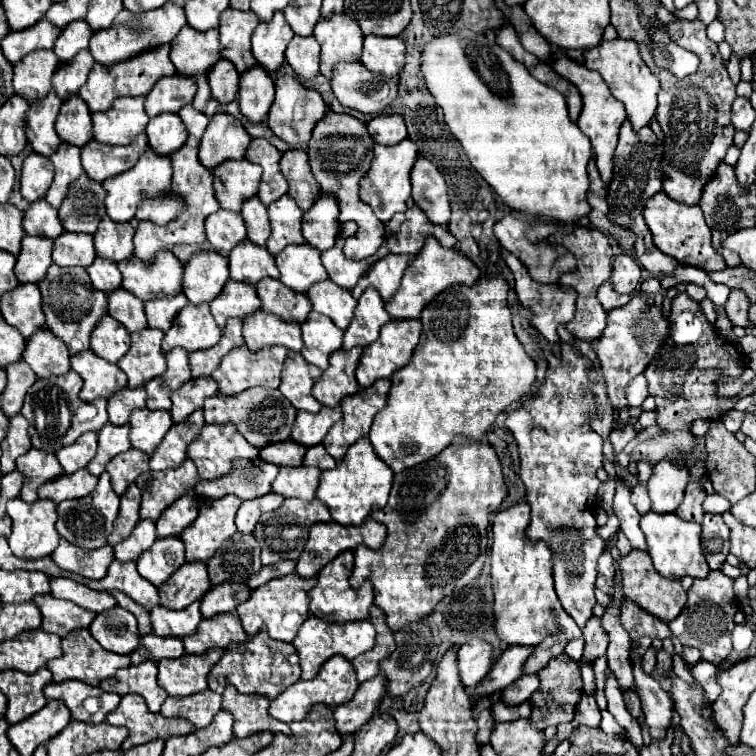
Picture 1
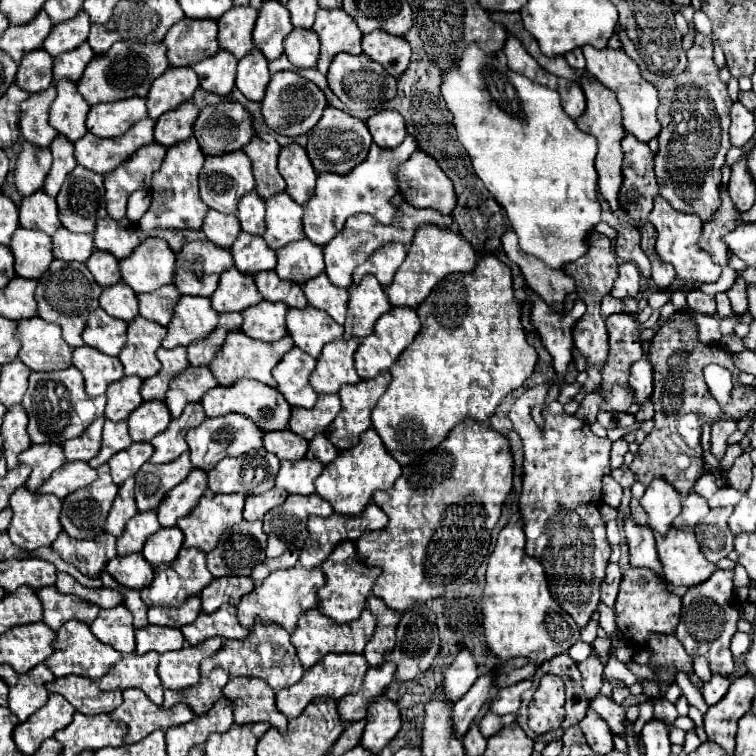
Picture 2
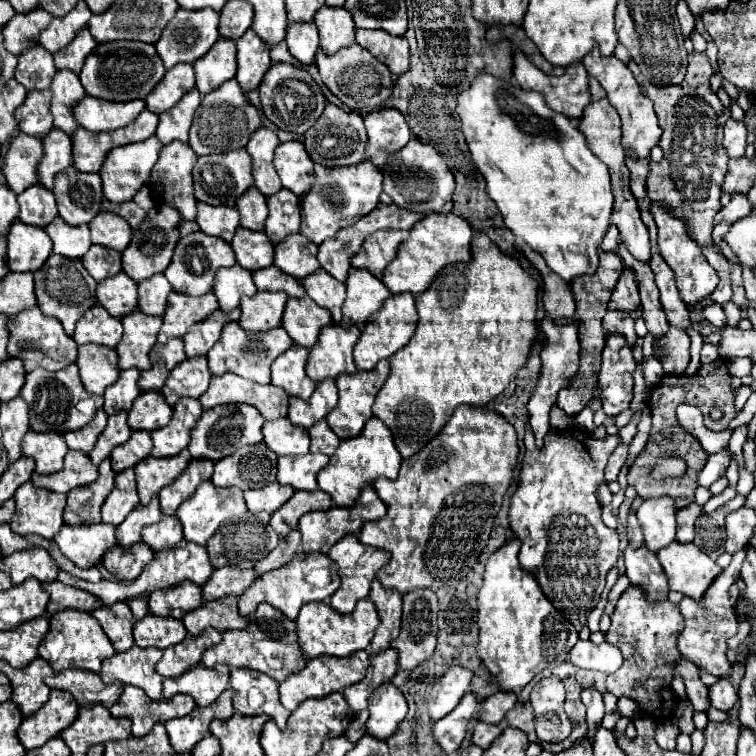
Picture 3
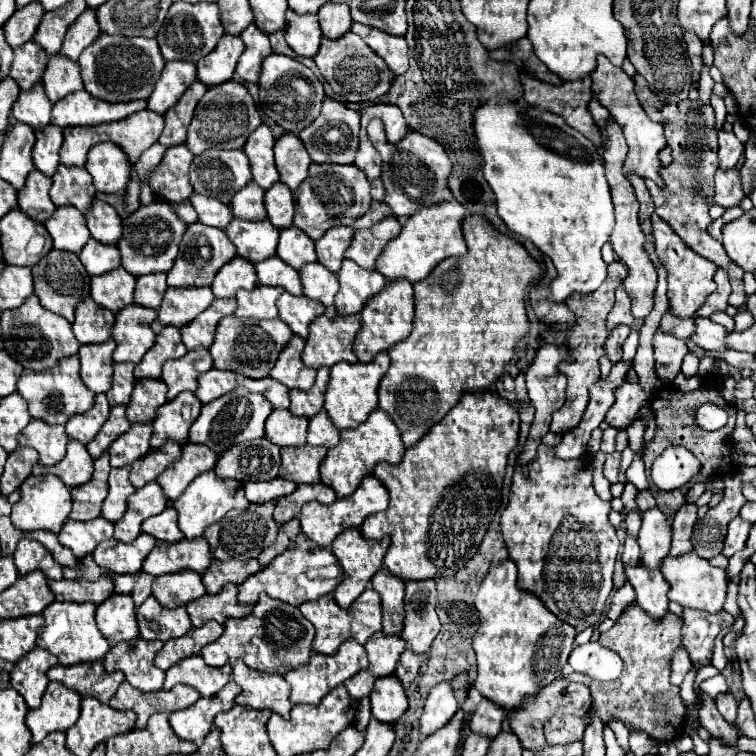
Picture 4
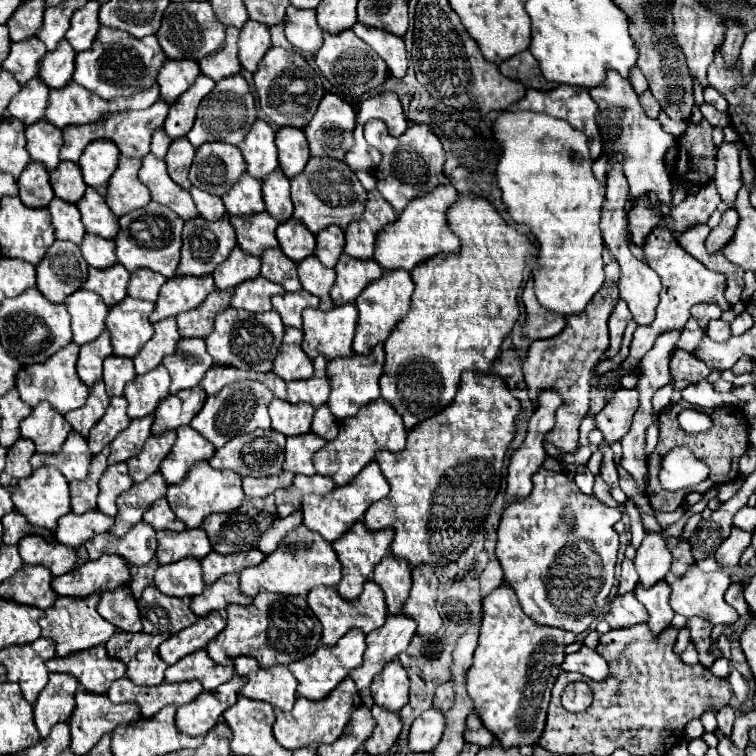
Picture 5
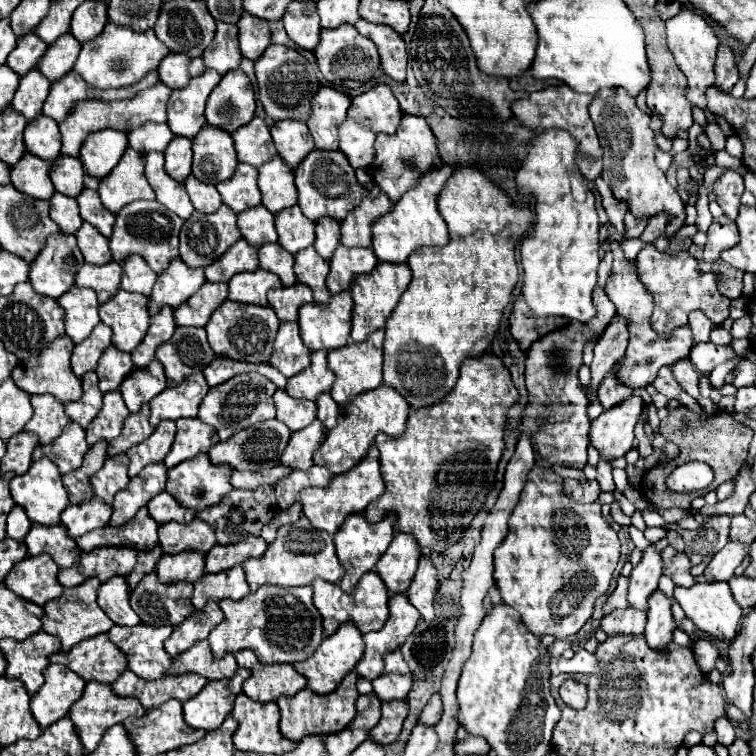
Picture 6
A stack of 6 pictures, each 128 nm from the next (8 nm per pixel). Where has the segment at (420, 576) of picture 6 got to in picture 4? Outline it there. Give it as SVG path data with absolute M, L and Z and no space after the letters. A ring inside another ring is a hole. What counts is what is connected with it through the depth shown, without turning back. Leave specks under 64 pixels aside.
M412 580L412 584L406 584L404 608L406 618L400 636L416 654L424 654L440 632L440 620L436 614L436 580Z

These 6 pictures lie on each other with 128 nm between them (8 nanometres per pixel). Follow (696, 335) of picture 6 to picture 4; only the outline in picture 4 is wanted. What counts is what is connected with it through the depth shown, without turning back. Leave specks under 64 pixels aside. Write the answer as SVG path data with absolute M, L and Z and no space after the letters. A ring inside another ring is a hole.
M718 268L716 276L714 276L714 282L718 284L718 288L704 300L704 304L696 310L698 316L704 316L708 318L712 312L718 312L718 310L726 310L728 308L728 296L730 296L730 282L728 282L728 276L722 268Z

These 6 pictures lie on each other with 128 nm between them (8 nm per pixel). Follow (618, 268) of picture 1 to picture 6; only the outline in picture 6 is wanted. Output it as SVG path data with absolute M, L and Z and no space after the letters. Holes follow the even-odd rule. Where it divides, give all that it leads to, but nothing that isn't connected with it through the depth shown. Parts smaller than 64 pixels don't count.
M616 316L612 320L612 324L608 324L608 328L604 330L602 338L598 340L596 348L594 348L594 360L590 364L590 390L596 394L600 382L604 380L604 376L612 370L612 364L616 364L624 352L626 352L626 344L628 344L628 330L626 330L626 322Z

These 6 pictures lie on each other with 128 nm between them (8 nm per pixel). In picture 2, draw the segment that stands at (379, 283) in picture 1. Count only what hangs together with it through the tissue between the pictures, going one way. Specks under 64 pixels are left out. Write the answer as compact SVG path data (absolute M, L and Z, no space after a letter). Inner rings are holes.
M400 242L384 244L384 248L378 248L364 264L360 264L360 268L356 268L354 282L358 284L366 274L372 274L378 278L378 282L382 286L388 286L398 270L398 266L404 262L404 258L406 258L404 244L400 244Z

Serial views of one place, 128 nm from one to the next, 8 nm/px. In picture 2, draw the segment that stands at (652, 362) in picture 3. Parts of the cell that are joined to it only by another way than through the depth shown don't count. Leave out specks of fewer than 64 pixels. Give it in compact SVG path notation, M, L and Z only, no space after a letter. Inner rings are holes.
M642 356L636 364L632 364L632 374L630 374L630 386L634 388L634 398L638 404L646 402L652 394L652 374L654 374L654 368L652 368L652 362Z

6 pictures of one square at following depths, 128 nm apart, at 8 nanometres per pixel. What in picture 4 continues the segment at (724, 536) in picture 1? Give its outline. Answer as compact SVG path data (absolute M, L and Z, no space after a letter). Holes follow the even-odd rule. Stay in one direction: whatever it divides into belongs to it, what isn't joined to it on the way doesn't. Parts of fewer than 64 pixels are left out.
M728 476L724 478L724 482L726 482L726 490L724 490L722 502L718 506L710 508L706 512L706 516L696 522L692 533L694 552L706 560L710 560L712 556L722 552L726 526L732 518L738 516L738 510L744 504L744 496L740 492L740 482L732 484Z

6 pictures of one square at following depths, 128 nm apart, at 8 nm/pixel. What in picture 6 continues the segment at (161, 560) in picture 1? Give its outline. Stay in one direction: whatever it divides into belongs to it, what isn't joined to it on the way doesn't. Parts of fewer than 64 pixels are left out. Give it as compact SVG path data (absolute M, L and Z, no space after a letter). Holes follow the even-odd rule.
M168 492L156 494L148 502L148 512L158 524L166 524L172 520L180 524L188 524L196 516L196 512L188 512L188 508L180 508L180 504L176 504L174 496L168 496Z

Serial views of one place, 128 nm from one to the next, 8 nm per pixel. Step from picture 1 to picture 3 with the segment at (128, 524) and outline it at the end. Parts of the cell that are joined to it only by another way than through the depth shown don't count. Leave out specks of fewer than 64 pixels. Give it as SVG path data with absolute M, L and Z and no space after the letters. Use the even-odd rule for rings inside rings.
M128 468L124 472L118 472L114 478L114 488L108 494L108 500L102 508L102 522L108 524L122 524L124 518L138 506L138 492L136 492L136 480L134 470Z

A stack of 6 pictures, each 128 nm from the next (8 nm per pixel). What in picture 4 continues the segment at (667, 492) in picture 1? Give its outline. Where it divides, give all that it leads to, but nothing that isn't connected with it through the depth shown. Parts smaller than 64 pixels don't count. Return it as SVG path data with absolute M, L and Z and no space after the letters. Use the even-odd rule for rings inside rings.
M658 508L646 510L642 518L642 528L638 534L638 544L640 544L640 564L646 568L660 568L662 558L668 556L670 552L670 522L664 512Z

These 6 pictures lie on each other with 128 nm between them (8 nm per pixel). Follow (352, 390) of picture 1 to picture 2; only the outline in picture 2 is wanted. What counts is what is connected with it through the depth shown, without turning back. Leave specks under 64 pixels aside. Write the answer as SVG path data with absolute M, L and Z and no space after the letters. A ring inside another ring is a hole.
M334 340L332 344L326 344L322 348L322 354L316 358L316 368L310 374L310 384L318 394L320 392L336 394L340 390L340 386L360 382L360 376L356 374L356 368L354 368L354 352L356 352L358 344L360 344L360 340Z

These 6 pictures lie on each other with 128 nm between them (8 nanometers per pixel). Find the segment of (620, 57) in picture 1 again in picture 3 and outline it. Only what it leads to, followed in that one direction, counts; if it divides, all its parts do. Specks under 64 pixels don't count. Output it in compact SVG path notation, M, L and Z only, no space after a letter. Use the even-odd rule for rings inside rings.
M594 50L592 54L588 54L584 58L584 66L586 66L588 74L594 76L600 82L600 86L606 90L606 96L608 96L610 104L620 114L620 120L622 120L622 144L626 148L626 156L630 156L634 160L650 158L650 150L660 142L662 128L658 126L654 108L652 108L652 100L642 92L636 78L628 70L628 66L622 64L614 56L612 58L602 58L598 54L598 50Z

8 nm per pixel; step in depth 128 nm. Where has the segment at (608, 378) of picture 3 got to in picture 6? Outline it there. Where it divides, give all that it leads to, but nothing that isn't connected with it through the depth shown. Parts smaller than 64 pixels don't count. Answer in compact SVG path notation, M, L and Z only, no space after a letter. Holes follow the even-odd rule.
M632 396L630 400L602 412L590 426L590 446L594 446L606 462L622 458L630 452L634 440L634 424L644 410L644 400Z

